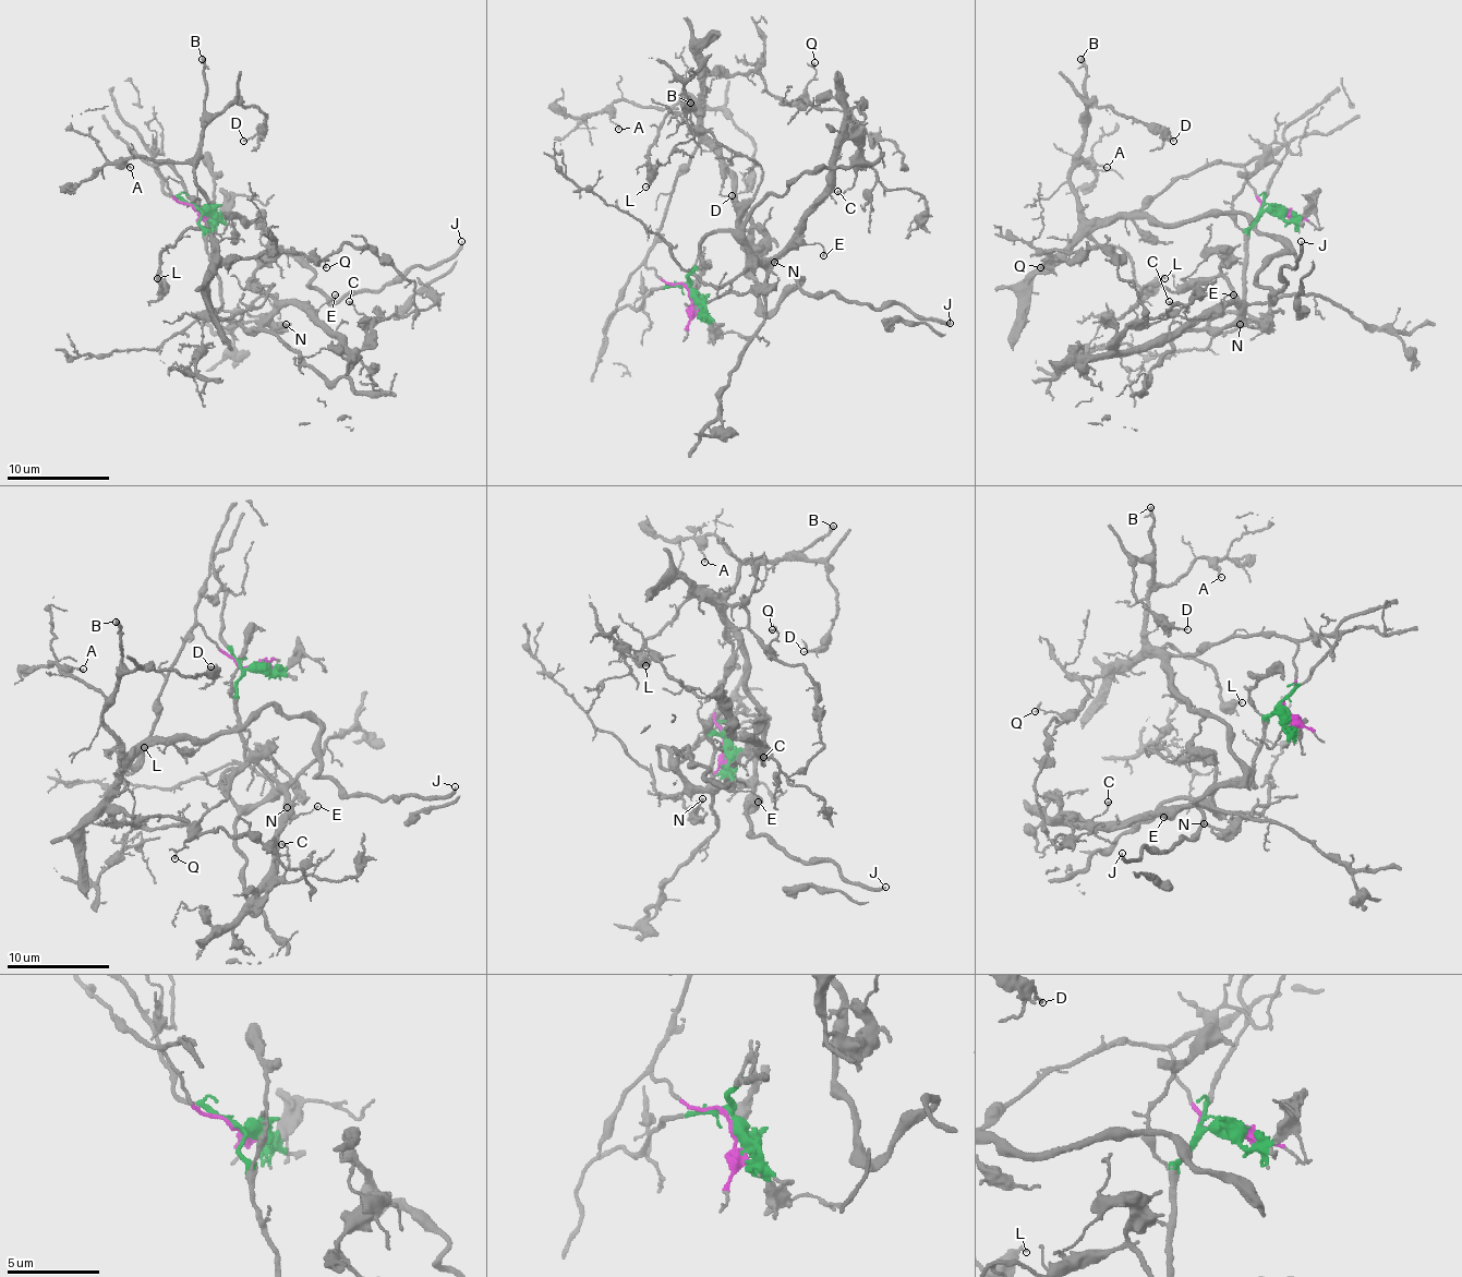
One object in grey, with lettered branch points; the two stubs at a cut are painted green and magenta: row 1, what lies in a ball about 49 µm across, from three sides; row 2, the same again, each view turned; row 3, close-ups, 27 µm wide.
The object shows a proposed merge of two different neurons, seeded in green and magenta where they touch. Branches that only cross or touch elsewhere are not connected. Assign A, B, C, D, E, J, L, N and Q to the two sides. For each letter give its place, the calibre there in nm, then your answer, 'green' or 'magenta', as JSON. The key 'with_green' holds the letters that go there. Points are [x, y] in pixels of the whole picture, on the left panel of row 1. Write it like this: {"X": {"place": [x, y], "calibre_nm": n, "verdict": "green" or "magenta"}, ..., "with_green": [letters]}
{"A": {"place": [130, 167], "calibre_nm": 110, "verdict": "magenta"}, "B": {"place": [202, 59], "calibre_nm": 180, "verdict": "magenta"}, "C": {"place": [349, 301], "calibre_nm": 130, "verdict": "green"}, "D": {"place": [243, 141], "calibre_nm": 100, "verdict": "magenta"}, "E": {"place": [335, 294], "calibre_nm": 90, "verdict": "green"}, "J": {"place": [461, 241], "calibre_nm": 220, "verdict": "magenta"}, "L": {"place": [157, 278], "calibre_nm": 190, "verdict": "magenta"}, "N": {"place": [286, 324], "calibre_nm": 120, "verdict": "green"}, "Q": {"place": [326, 267], "calibre_nm": 100, "verdict": "magenta"}, "with_green": ["C", "E", "N"]}

